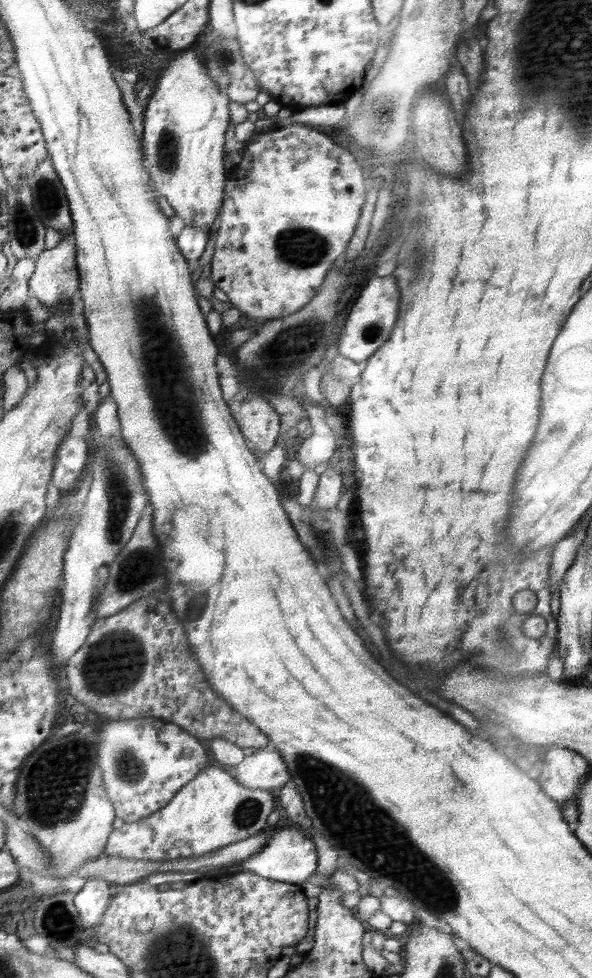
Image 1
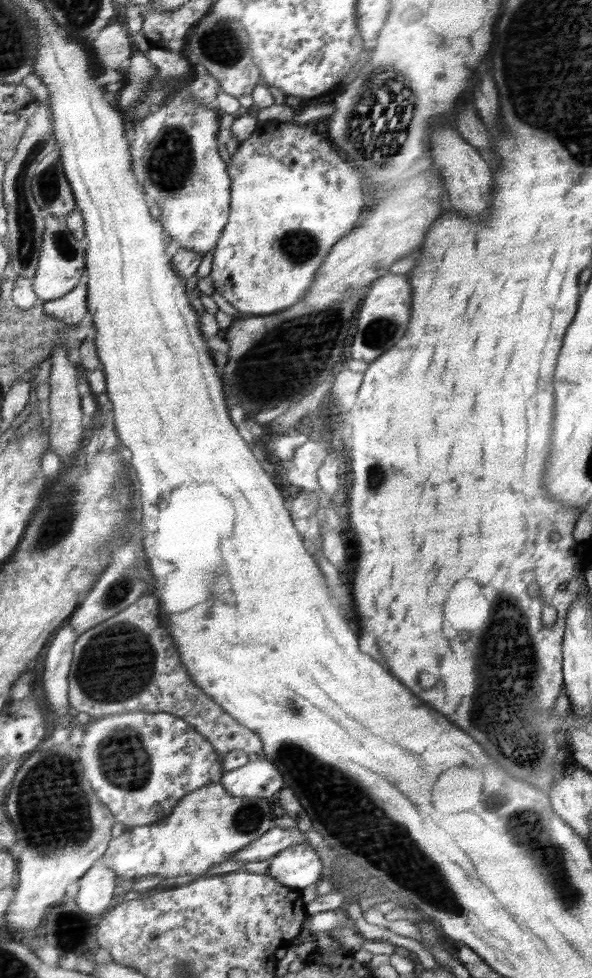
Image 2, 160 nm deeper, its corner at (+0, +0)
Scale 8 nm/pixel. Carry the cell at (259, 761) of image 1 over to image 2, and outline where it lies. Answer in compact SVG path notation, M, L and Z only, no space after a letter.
M260 755L256 761L223 773L222 784L236 796L275 798L286 786L284 776L272 760Z

